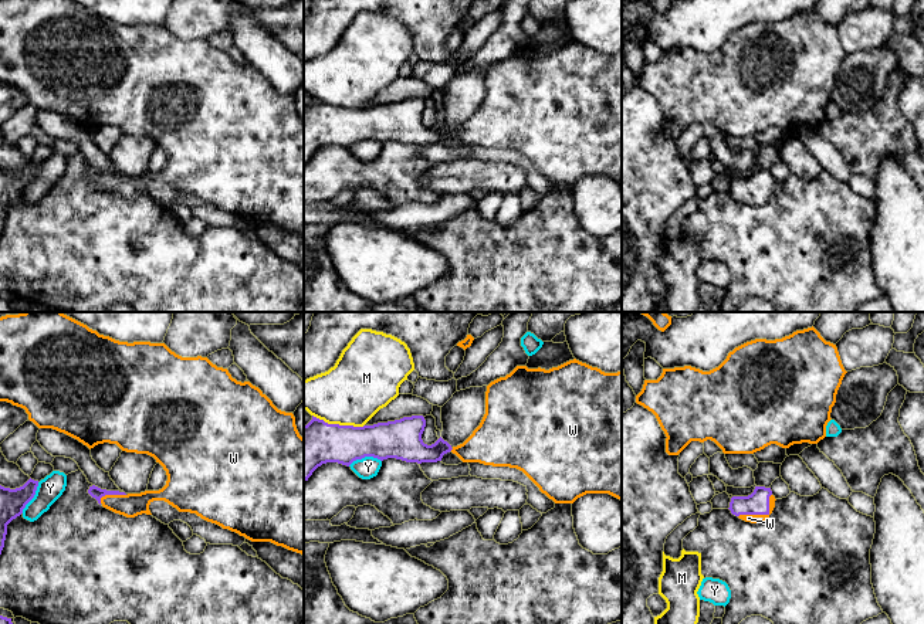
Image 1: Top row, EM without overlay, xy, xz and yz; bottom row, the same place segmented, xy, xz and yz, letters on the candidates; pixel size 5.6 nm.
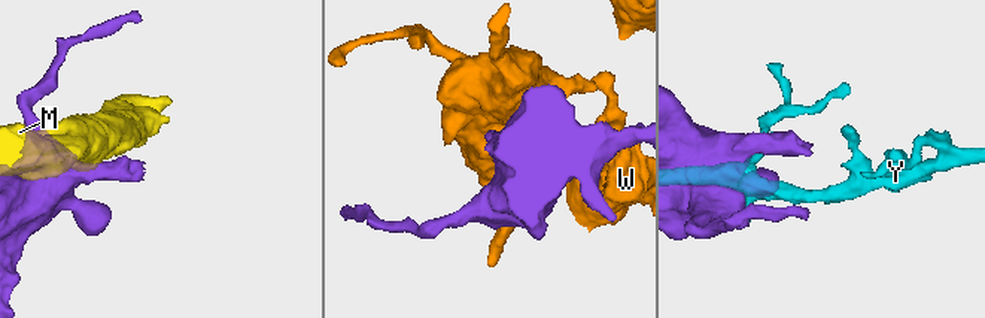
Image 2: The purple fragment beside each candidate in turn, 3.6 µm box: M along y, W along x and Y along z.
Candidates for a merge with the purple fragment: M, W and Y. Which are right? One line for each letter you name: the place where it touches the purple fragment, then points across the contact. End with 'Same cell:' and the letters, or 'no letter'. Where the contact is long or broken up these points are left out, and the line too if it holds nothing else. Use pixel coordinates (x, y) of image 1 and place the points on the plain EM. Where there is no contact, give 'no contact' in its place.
W: meets purple in yz at (762, 196); runs through yz (758, 185), (762, 196), (752, 196), (748, 200)
Same cell: W

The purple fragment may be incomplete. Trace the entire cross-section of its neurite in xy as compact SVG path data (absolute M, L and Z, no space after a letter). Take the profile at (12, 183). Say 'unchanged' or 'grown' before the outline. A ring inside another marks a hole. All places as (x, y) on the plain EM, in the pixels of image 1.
unchanged | M28 162L23 169L10 172L0 167L0 237L4 230L7 207L23 196L34 180L38 163Z

